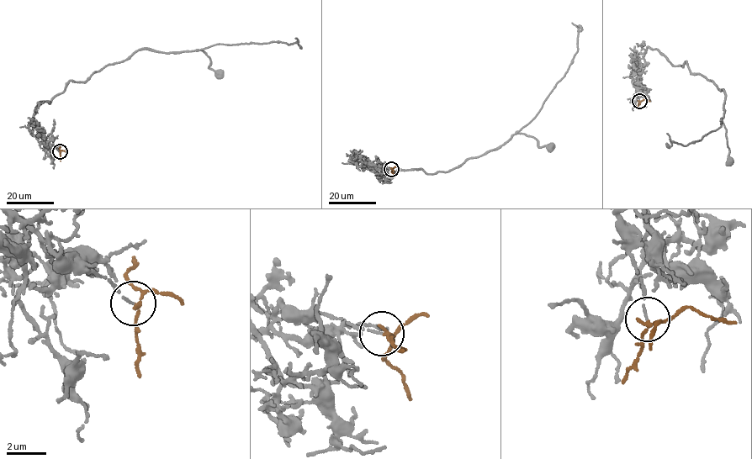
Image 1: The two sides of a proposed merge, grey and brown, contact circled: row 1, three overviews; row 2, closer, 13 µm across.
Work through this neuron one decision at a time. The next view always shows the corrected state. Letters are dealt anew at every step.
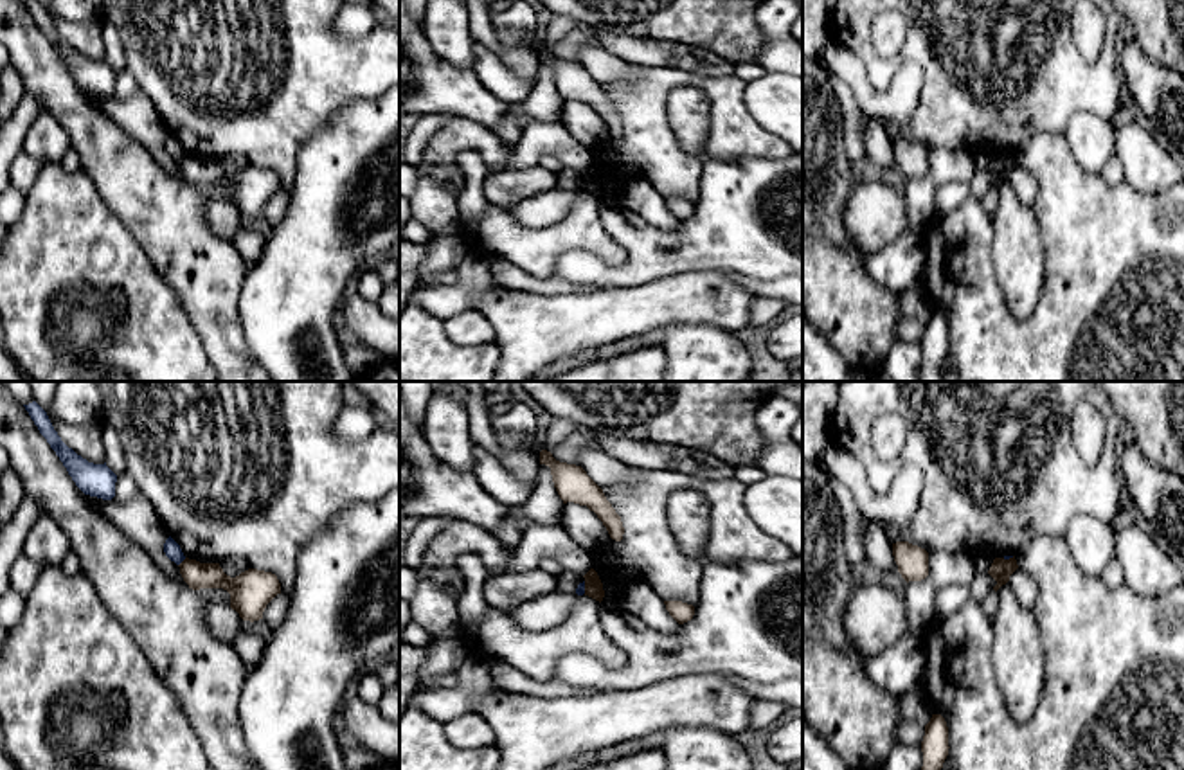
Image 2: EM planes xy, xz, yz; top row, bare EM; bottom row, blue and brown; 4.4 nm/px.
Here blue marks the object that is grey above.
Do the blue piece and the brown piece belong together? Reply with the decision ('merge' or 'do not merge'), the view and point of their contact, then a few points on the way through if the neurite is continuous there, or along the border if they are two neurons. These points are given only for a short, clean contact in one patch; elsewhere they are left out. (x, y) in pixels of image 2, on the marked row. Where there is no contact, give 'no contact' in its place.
do not merge | xy (182, 560) | along xy (186, 558), (179, 565)

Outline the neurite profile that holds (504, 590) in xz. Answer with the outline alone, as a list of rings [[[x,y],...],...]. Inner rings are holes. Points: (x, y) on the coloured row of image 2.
[[[542,569],[504,572],[489,576],[484,583],[484,599],[491,608],[507,612],[516,604],[533,601],[558,590],[558,576]]]

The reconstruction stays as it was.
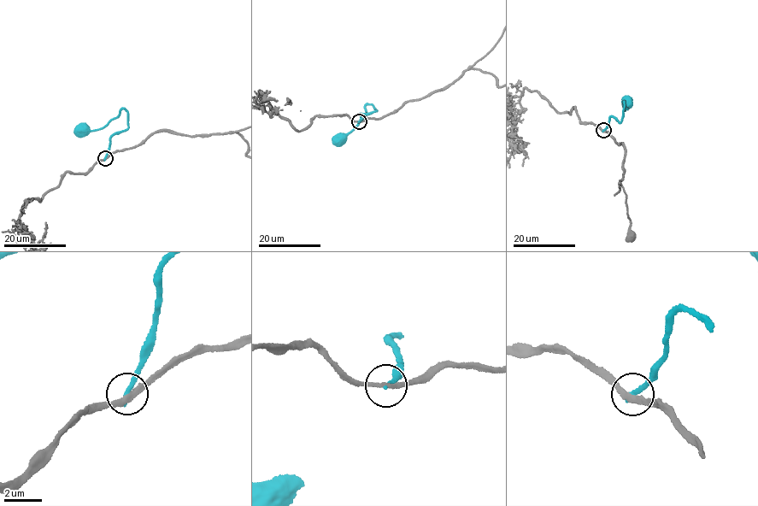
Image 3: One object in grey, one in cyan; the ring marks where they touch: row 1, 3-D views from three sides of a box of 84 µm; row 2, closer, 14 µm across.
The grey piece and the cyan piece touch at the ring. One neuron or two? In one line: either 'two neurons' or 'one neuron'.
two neurons

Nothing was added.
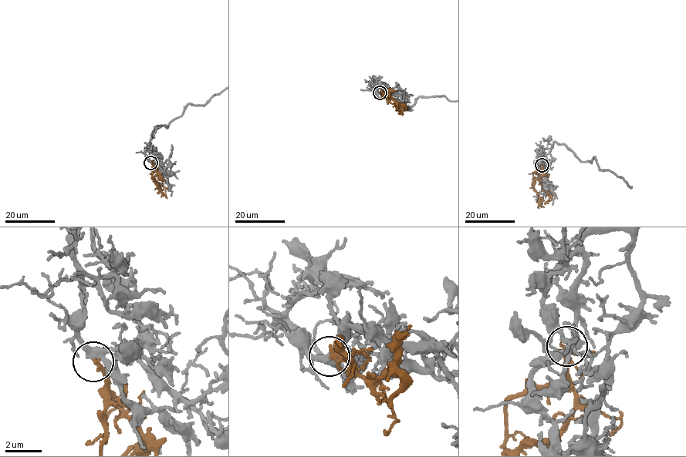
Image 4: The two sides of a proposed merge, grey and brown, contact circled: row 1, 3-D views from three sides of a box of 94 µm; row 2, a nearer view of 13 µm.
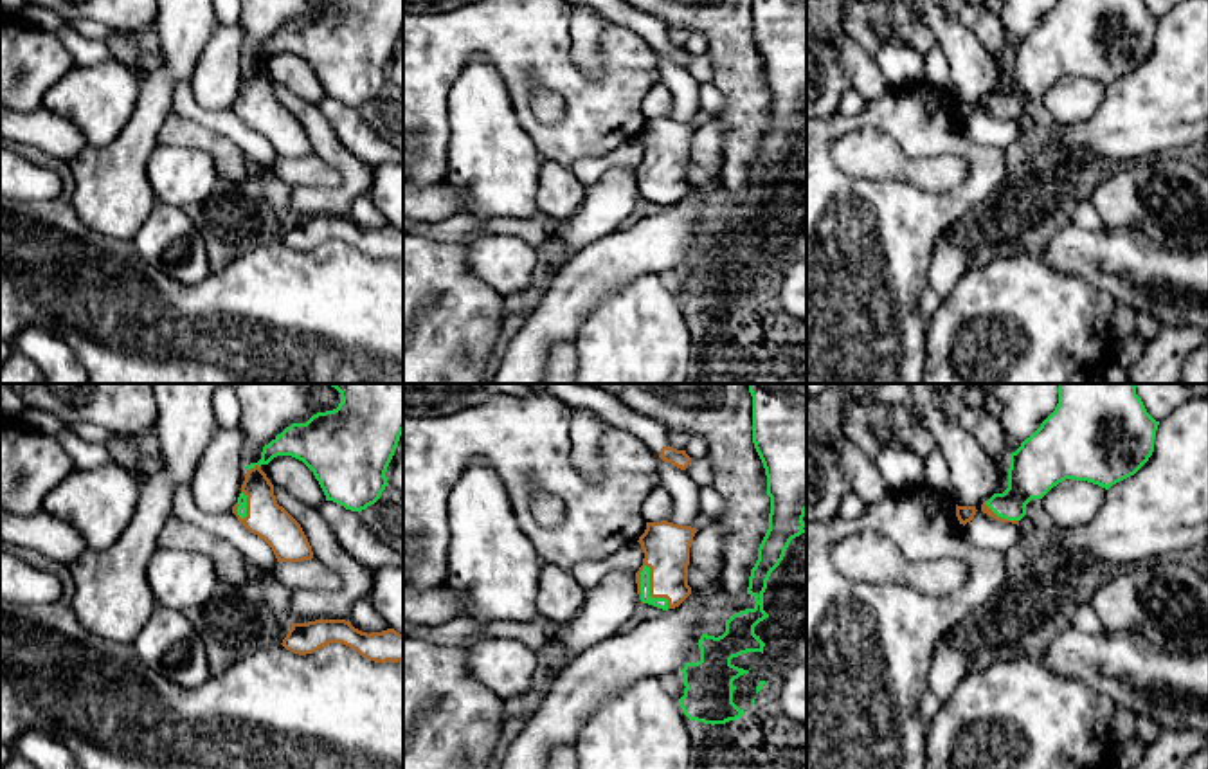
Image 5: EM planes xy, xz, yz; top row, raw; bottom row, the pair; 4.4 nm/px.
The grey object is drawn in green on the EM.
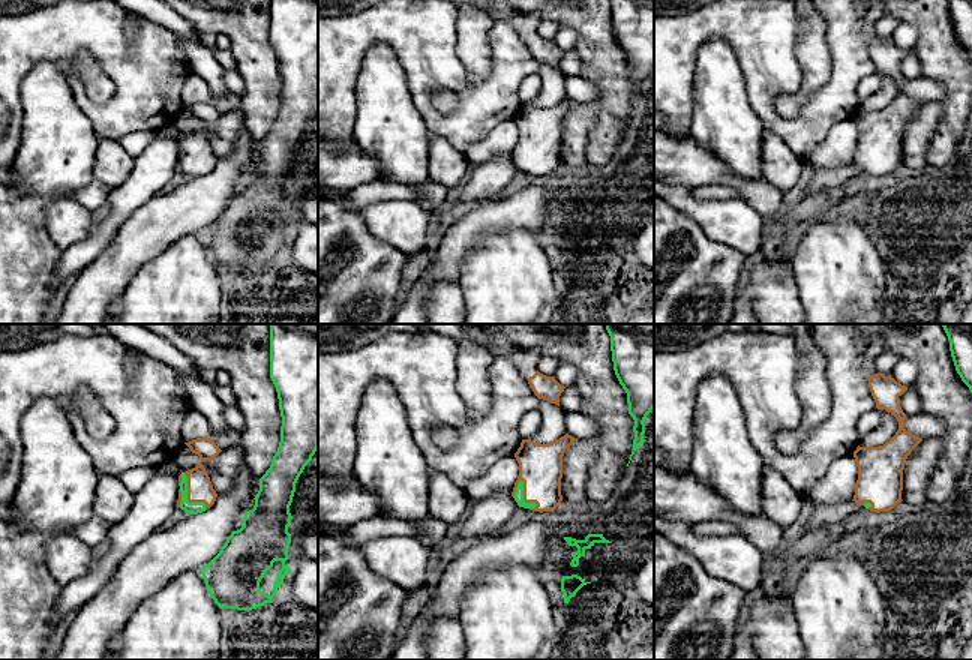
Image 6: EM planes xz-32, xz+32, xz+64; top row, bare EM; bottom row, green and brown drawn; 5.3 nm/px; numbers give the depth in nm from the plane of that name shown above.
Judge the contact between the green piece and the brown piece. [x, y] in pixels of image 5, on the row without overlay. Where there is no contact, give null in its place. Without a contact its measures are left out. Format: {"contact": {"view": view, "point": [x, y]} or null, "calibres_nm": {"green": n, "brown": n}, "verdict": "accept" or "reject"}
{"contact": {"view": "xz", "point": [649, 188]}, "calibres_nm": {"green": 50, "brown": 200}, "verdict": "accept"}

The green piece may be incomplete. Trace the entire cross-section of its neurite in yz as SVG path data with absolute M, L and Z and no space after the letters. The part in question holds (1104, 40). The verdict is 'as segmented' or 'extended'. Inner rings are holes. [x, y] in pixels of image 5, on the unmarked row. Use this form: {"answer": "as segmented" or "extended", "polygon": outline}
{"answer": "extended", "polygon": "M1057 0L1041 23L1010 50L1008 85L981 101L999 119L1019 117L1032 95L1042 95L1066 76L1087 77L1109 86L1134 72L1152 52L1159 18L1143 0Z"}

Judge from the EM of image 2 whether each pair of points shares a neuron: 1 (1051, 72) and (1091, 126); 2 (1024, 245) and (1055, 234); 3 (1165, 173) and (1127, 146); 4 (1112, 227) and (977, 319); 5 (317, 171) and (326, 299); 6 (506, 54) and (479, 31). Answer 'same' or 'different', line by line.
1: different
2: different
3: same
4: same
5: same
6: same

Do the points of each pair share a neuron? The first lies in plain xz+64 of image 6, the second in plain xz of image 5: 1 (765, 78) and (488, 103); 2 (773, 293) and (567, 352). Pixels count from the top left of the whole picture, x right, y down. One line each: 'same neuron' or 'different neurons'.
1: different neurons
2: same neuron

